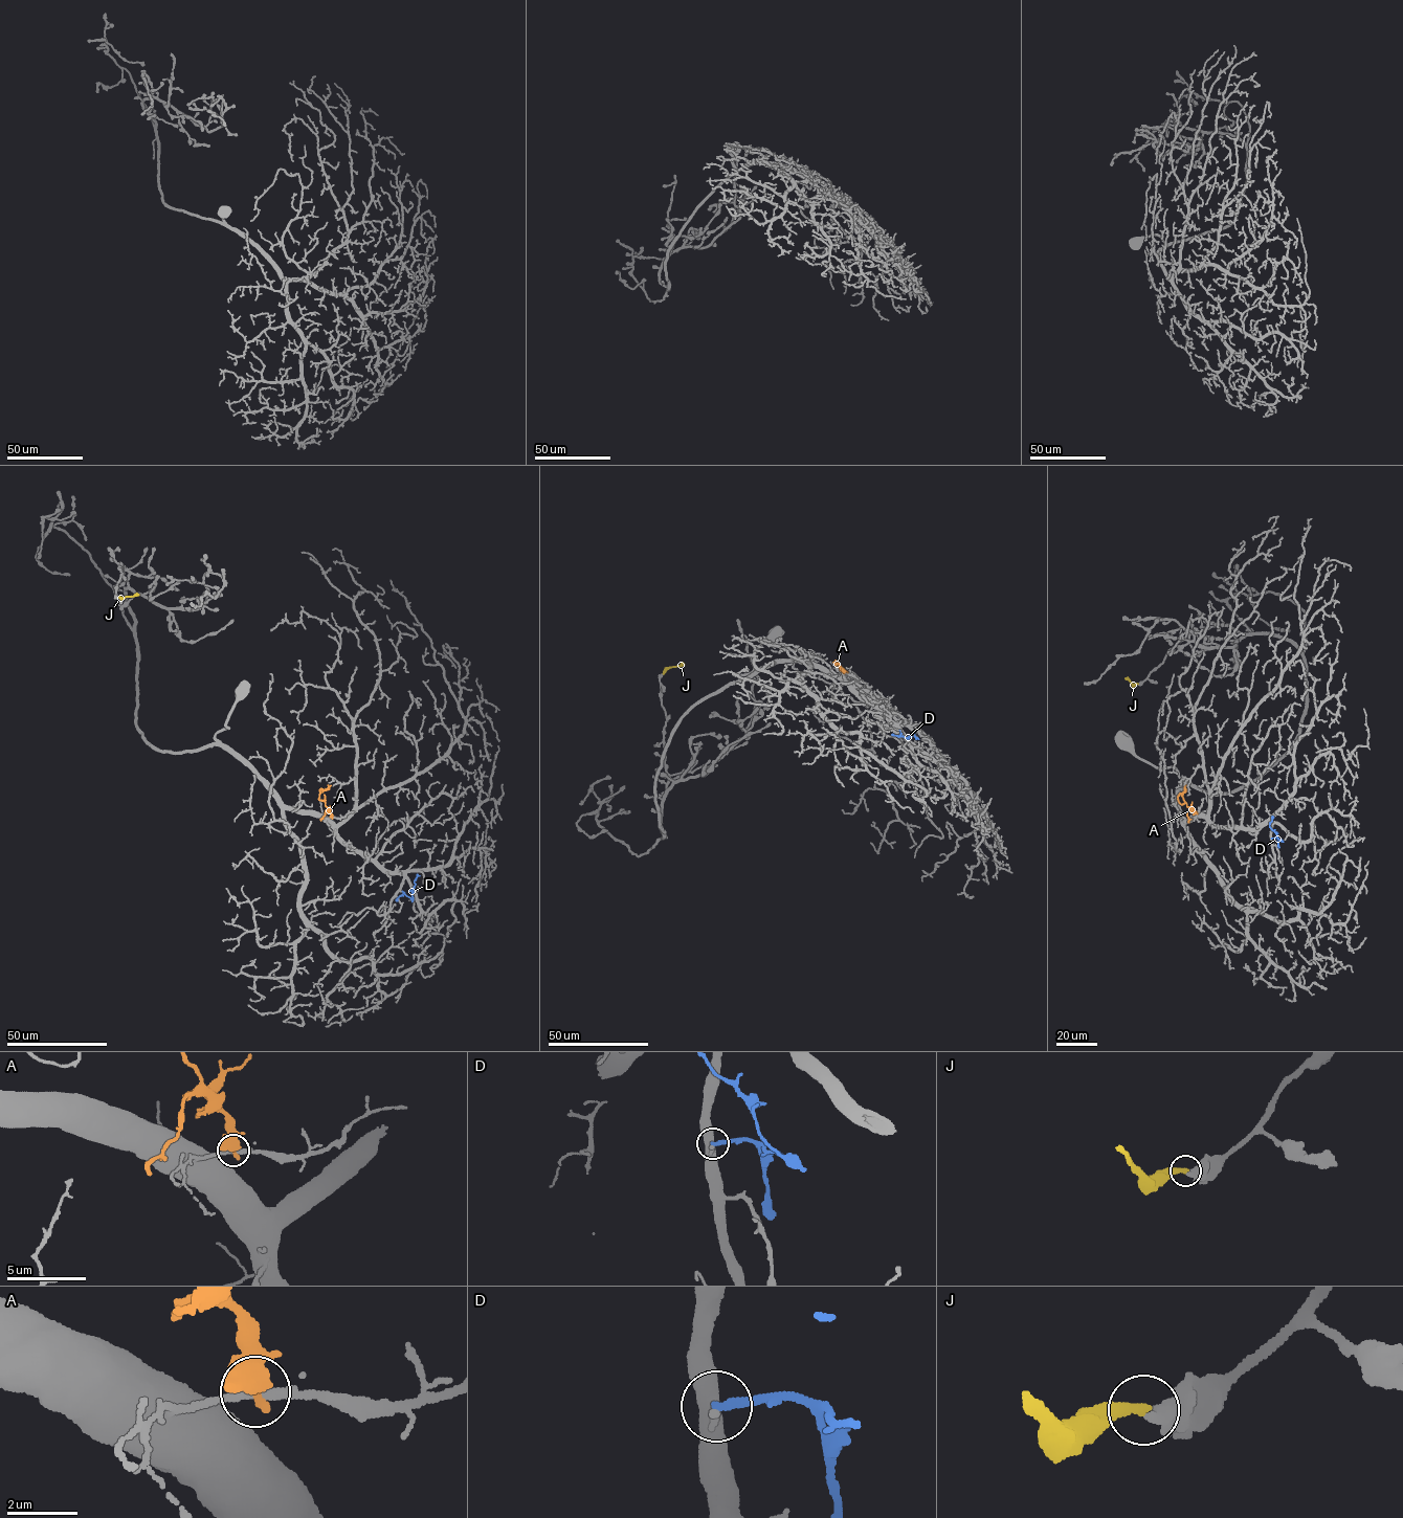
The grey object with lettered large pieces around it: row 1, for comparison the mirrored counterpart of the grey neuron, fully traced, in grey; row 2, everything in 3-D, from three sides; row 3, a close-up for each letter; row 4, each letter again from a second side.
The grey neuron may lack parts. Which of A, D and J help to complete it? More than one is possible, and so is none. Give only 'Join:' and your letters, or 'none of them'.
Join: J

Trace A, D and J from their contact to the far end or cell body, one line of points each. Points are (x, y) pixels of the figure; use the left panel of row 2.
A: (331, 818), (318, 797), (319, 789), (331, 785)
D: (402, 891), (412, 898), (414, 882), (419, 875)
J: (118, 597), (139, 595)

